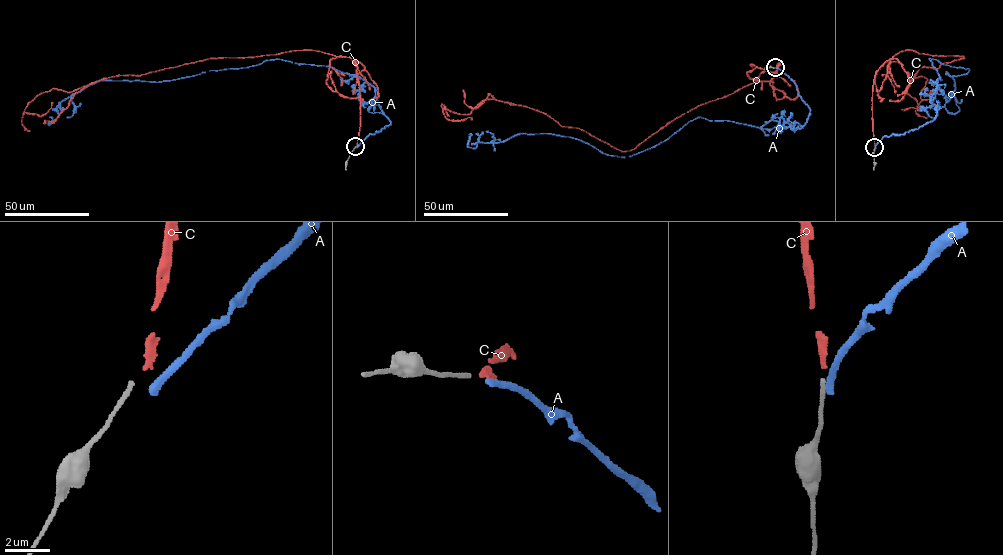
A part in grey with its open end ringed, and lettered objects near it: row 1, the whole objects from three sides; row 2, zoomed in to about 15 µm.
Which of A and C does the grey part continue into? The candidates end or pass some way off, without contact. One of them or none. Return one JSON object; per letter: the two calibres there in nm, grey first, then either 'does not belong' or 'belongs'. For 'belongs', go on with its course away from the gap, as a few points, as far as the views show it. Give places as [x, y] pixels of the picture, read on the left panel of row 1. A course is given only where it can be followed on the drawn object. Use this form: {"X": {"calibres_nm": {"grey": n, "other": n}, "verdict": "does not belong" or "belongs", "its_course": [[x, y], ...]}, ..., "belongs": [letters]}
{"A": {"calibres_nm": {"grey": 180, "other": 320}, "verdict": "does not belong"}, "C": {"calibres_nm": {"grey": 180, "other": 280}, "verdict": "belongs", "its_course": [[356, 145], [357, 64], [313, 50], [209, 58], [71, 91], [52, 88], [23, 112], [43, 115], [52, 102]]}, "belongs": ["C"]}

